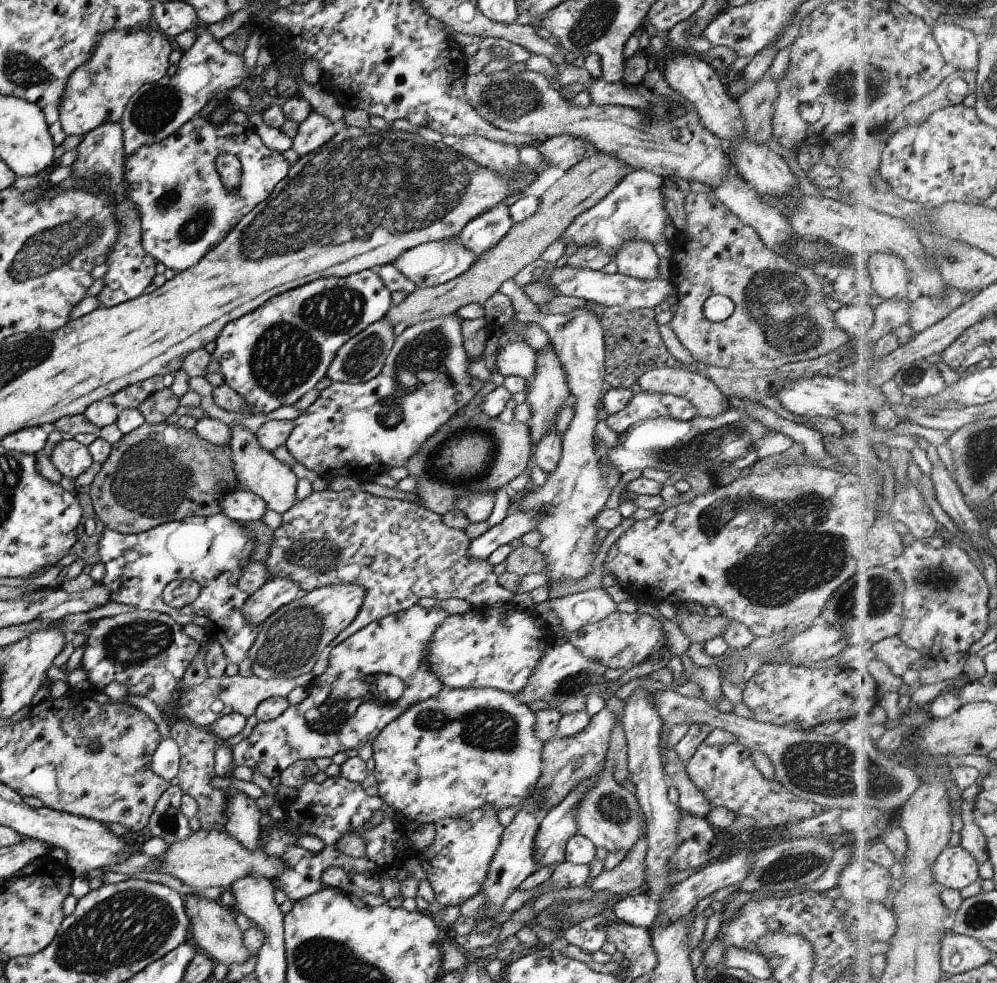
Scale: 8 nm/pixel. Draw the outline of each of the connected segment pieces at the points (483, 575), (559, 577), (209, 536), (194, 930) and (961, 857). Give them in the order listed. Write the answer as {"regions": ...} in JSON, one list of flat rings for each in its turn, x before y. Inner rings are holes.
{"regions":[[[323,489,321,491,311,491,309,496,295,501,284,513,280,513,281,522,279,526,273,530,272,537,270,538,270,543,268,544,267,556,264,558,262,565,268,571,270,575,269,581,274,578,286,578,292,582,298,589,303,591,303,593,308,593,313,589,318,589,321,587,326,587,327,585,336,585,339,583,349,583,355,586,360,586,364,590,364,597,362,598,362,603,360,604,360,609,357,611,355,618,349,623,349,626,342,630,330,643,327,648,323,648,318,654,319,659,328,658,329,652,332,647,337,645,339,641,342,641,345,637,350,634,356,633,357,630,367,626,367,624,381,620,386,616,395,614,396,612,405,610,410,606,413,606,417,600,421,597,431,597,438,601,445,598,461,598,465,600,471,606,471,608,486,609,493,607,505,606,507,602,513,598,514,593,509,592,504,589,498,582,498,577,492,571,492,565,487,563,486,560,477,560,476,558,468,557,466,551,470,543,470,538,459,529,448,528,441,521,441,515,434,513,433,511,427,510,423,505,407,500,400,499,383,499,376,498,362,491,361,489,353,490,342,490,339,492,332,492,328,489]],[[513,279,502,282,498,292,511,301,517,322,536,323,547,333,552,349,564,370,566,385,571,394,569,401,574,412,560,440,561,450,556,469,546,476,540,487,534,487,524,497,516,496,509,502,509,510,515,512,531,509,536,514,538,523,535,529,542,536,537,549,541,549,546,562,546,570,543,573,550,578,548,586,564,580,581,582,581,579,592,571,591,561,598,549,593,537,599,529,592,523,592,518,604,508,603,504,610,494,605,487,605,478,601,476,598,468,596,438,593,433,597,422,596,406,605,391,601,384,606,383,607,378,603,370,602,328,594,310,585,307,557,314,539,312,537,306,524,294,522,287,513,283]],[[221,512,208,517,193,515,180,521,161,523,137,534,123,534,104,529,97,543,100,562,105,568,105,574,99,582,109,589,111,602,131,604,139,610,159,611,170,616,178,625,192,624,202,628,207,640,217,641,228,662,238,666,238,674,248,677,252,672,246,652,253,644,258,626,248,623,241,614,242,602,246,601,248,594,236,587,236,580,240,578,240,572,249,562,253,543,254,538,249,534,247,527,227,518],[172,579,194,580,199,585,197,598,181,608,173,609,167,606,160,596,163,587]],[[197,894,183,895,184,911,187,915,189,926,189,938,195,944,197,950,203,951,215,964,228,965,232,962,243,962,251,956,243,946,242,932,237,928,235,919,229,910,222,906,218,900,200,898]],[[948,846,933,865,932,873,936,884,963,890,979,880,979,864,973,856,959,846]]]}

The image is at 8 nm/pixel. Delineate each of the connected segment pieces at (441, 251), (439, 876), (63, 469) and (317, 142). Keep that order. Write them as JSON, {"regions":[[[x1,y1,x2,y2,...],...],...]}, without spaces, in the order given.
{"regions":[[[458,235,438,241,427,241,411,247,393,259,392,267,399,274,411,281,416,287,432,287,447,282,462,272,472,263,474,254,461,246]],[[485,805,470,810,467,814,438,818,434,822,433,844,423,848,423,860,419,860,417,866,423,868,434,899,441,906,458,906,478,893,503,829,497,821,496,813,491,805]],[[73,439,55,443,48,458,62,478,68,479,75,479,92,463,87,447]],[[312,110,307,118,298,124,297,132,292,138,292,149,299,157,303,156,317,150,334,134,332,122]]]}

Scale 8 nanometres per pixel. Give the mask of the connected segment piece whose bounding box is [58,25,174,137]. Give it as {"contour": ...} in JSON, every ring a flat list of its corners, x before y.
{"contour":[[149,26,145,29,133,27,132,29,111,29,100,34,93,50,89,53,81,66,72,70,65,81,58,106,58,119,63,134,66,136,83,137,85,133,101,126,103,123,119,123,129,97,145,83,154,83,166,74,167,57,171,54,174,45,172,40,166,38,159,30]]}

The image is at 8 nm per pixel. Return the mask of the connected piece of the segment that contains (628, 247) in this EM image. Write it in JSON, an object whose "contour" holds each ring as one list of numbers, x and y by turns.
{"contour":[[627,239,612,254,617,272,639,280,657,279,658,256,647,241]]}

